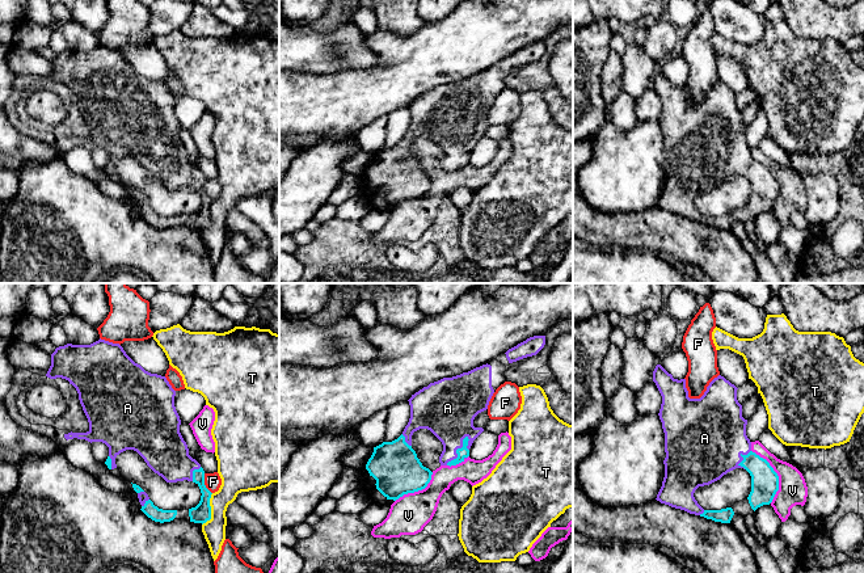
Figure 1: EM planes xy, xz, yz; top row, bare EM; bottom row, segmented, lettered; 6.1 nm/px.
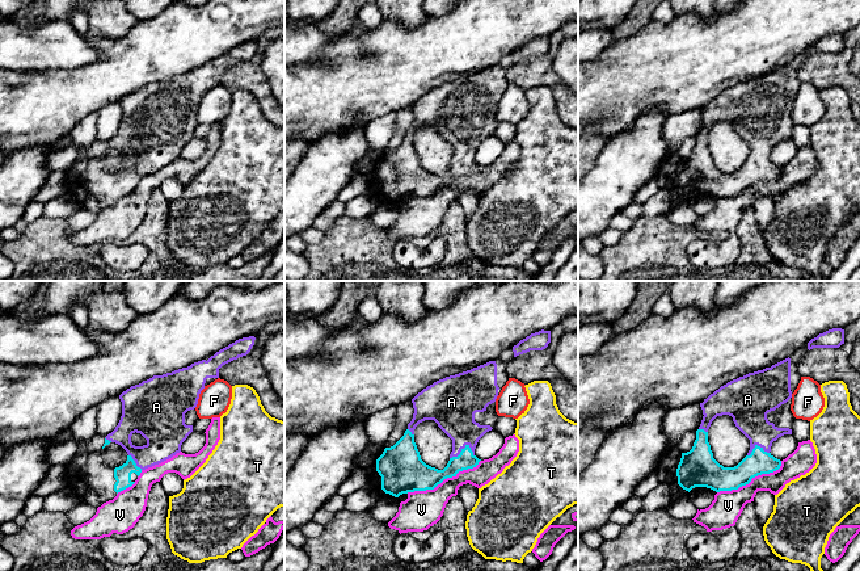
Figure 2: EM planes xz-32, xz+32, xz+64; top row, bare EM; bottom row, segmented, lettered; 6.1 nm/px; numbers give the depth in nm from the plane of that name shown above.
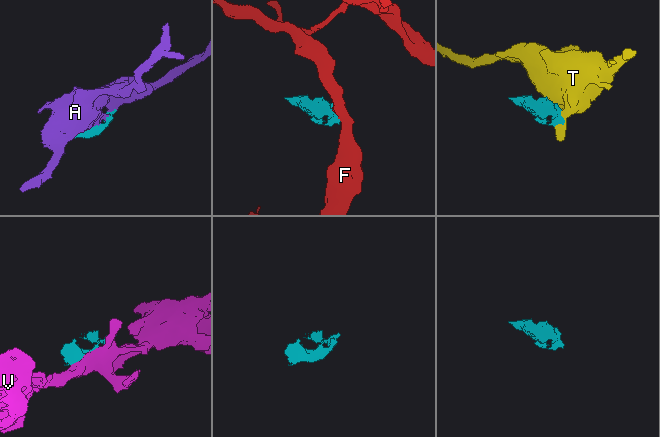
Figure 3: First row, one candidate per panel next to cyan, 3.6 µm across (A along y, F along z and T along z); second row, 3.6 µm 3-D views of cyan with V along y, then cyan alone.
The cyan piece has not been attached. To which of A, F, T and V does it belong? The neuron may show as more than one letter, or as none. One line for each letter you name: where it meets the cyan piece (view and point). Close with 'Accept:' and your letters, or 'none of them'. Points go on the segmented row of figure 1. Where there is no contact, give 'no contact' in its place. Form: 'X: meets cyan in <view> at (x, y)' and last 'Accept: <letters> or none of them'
A: meets cyan in xz at (456, 451)
Accept: A

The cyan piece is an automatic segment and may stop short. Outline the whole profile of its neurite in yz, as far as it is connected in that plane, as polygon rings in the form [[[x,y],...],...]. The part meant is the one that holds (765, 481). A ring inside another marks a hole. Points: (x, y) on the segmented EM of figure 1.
[[[661,365],[653,371],[662,404],[659,420],[665,433],[665,477],[657,494],[657,501],[690,514],[700,515],[715,522],[730,523],[734,511],[732,507],[704,510],[694,497],[699,486],[720,480],[736,468],[746,469],[751,476],[751,492],[747,497],[755,511],[770,505],[779,490],[779,476],[770,463],[751,451],[751,442],[746,435],[747,420],[742,417],[742,405],[737,400],[737,387],[718,375],[700,399],[690,399],[686,379],[674,379]]]

